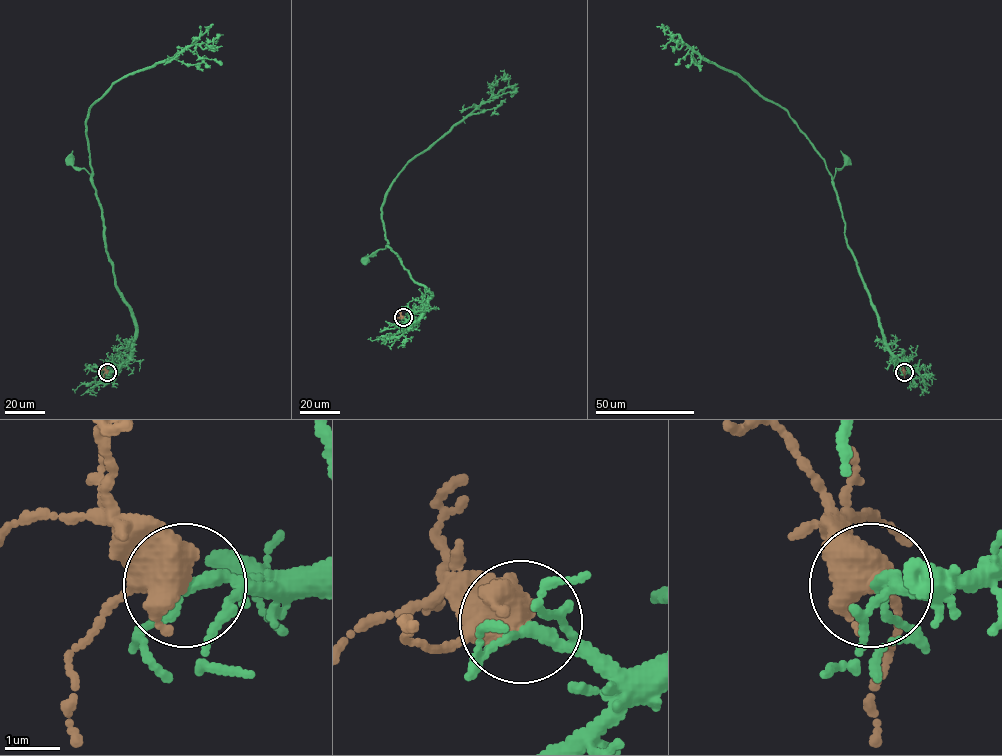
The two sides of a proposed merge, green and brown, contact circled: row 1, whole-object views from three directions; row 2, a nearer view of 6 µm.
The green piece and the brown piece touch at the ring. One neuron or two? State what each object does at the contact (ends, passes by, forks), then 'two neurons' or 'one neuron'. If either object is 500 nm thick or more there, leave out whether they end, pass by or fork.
one neuron

